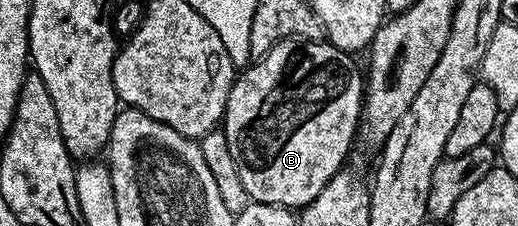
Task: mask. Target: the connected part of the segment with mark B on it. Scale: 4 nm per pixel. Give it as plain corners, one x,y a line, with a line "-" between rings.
293,38
280,40
264,56
252,62
252,65
249,63
237,75
224,107
222,130
226,134
226,142
230,142
230,155
234,158
234,166
238,166
238,178
242,178
242,186
246,186
249,201
258,204
277,204
289,210
303,209
304,205
309,204
314,198
318,198
318,194
328,185
333,174
345,167
344,159
347,158
348,151
352,148
352,140
354,144
358,136
362,97
366,83
365,77
362,75
361,65
359,68
352,60
355,59
349,53
342,51
341,48
335,48
327,42

